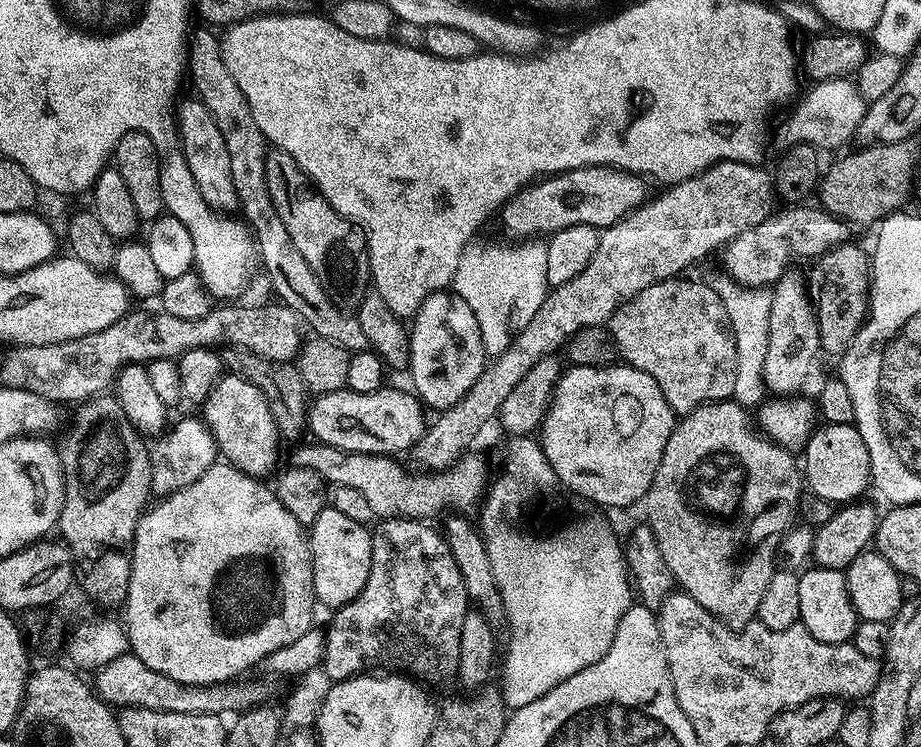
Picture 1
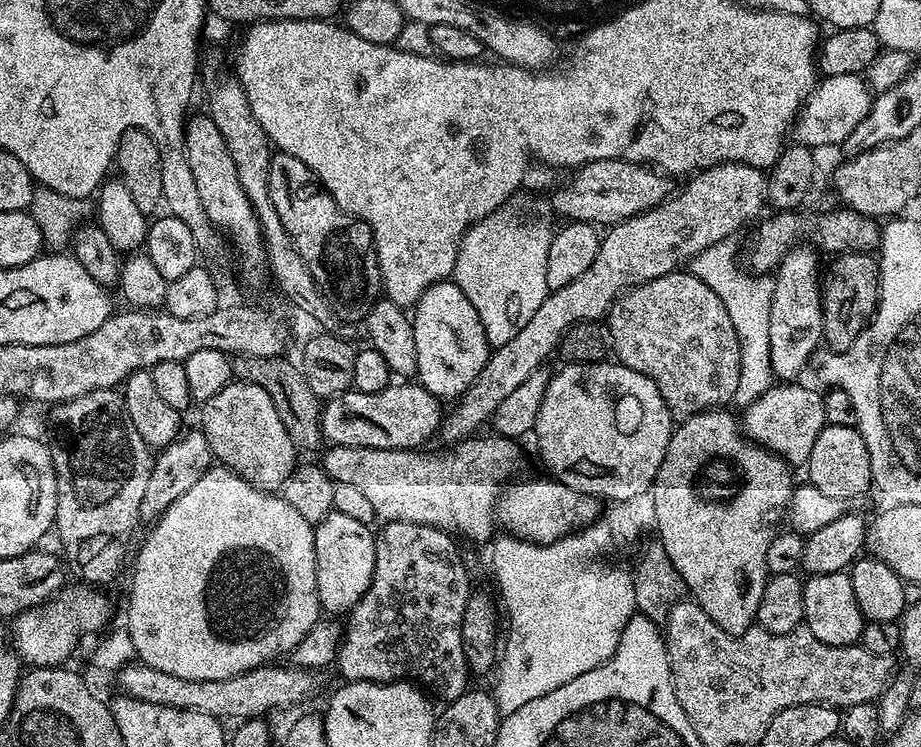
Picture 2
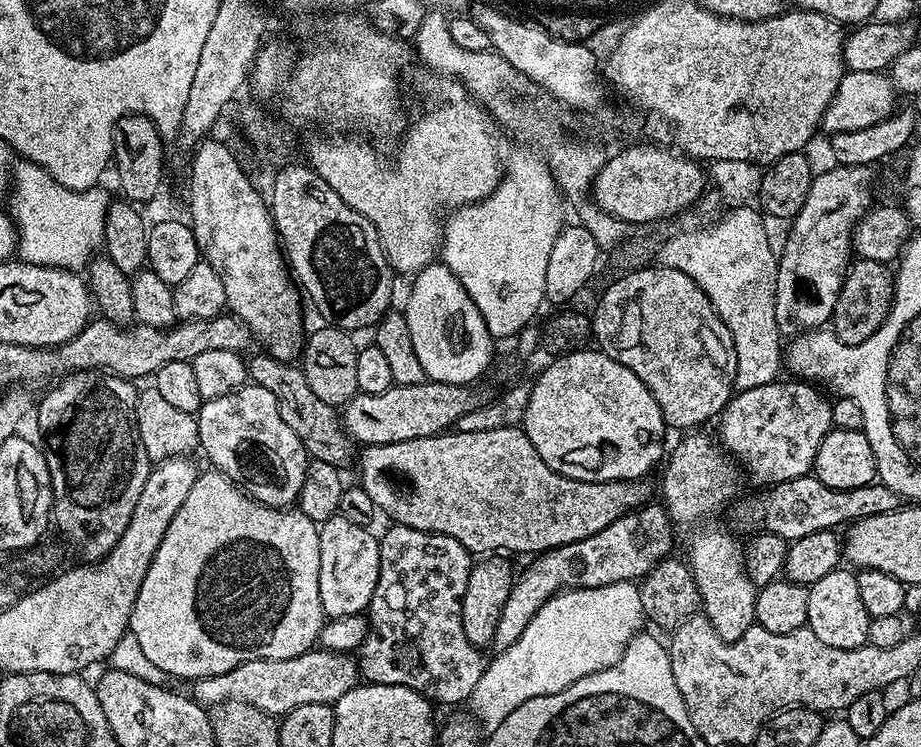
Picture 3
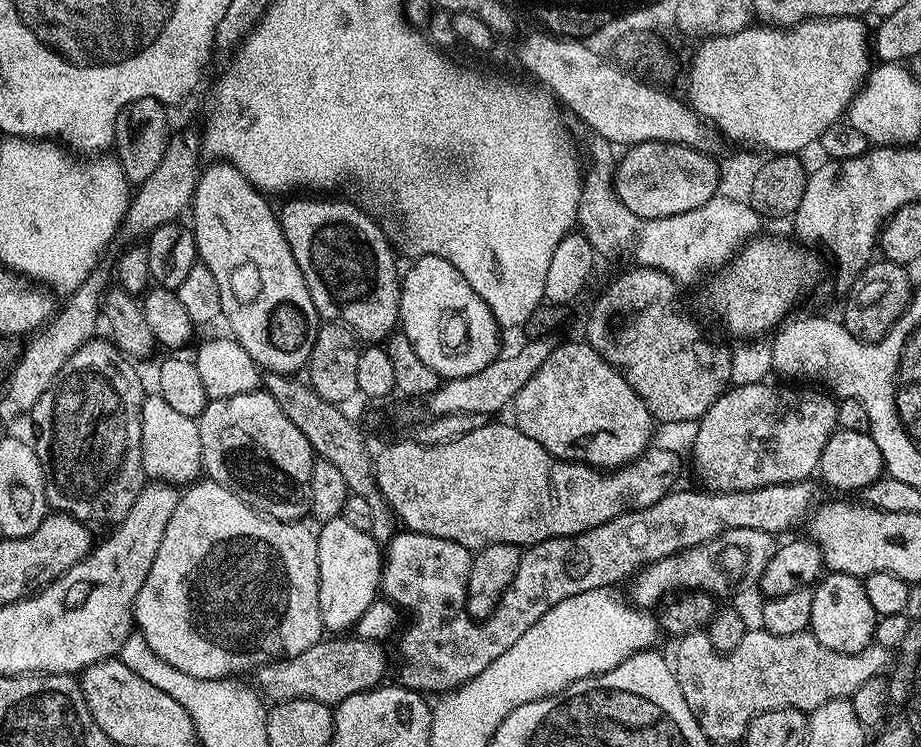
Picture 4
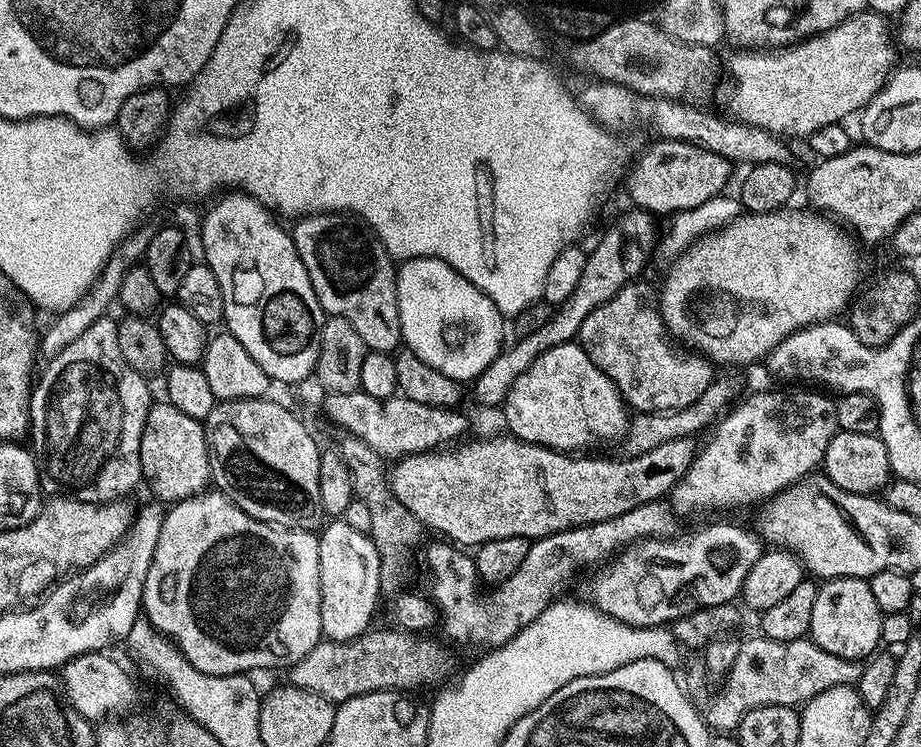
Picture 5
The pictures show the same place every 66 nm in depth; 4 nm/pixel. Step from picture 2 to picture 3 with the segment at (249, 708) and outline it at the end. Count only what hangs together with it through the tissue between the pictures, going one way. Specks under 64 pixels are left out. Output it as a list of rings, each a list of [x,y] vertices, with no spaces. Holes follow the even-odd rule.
[[[309,650],[294,658],[258,658],[226,670],[226,674],[208,676],[191,685],[190,696],[198,704],[249,704],[270,718],[283,718],[298,706],[311,704],[335,705],[342,694],[357,687],[361,679],[357,661],[347,652]]]

